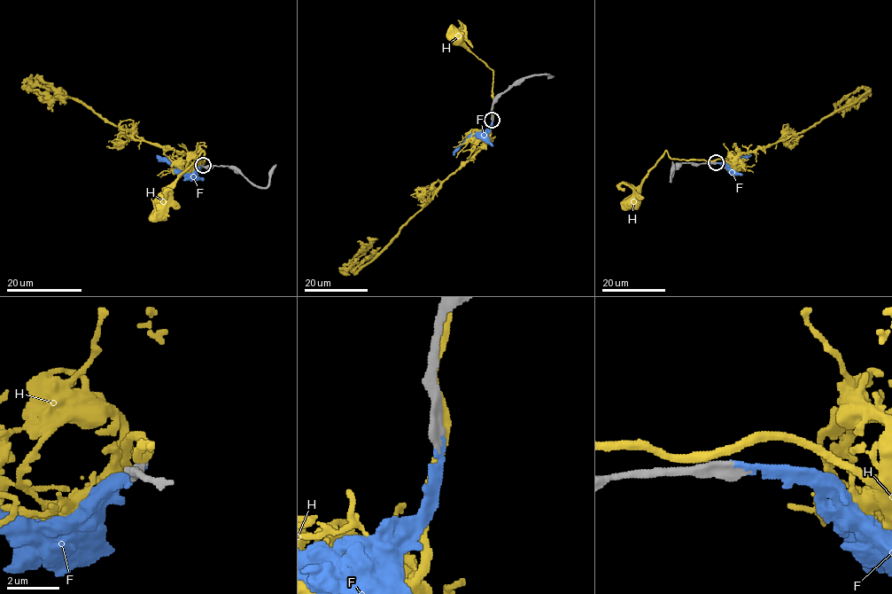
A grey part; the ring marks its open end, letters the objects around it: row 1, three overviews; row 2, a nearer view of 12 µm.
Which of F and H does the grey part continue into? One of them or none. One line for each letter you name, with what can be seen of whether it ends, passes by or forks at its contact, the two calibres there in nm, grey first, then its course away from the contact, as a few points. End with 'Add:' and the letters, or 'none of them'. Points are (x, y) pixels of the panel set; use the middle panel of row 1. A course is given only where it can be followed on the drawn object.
F: it ends there; 440 nm thick on the grey side, 260 nm on the other; it runs (492, 120), (489, 128), (474, 133), (453, 155)
Add: F

